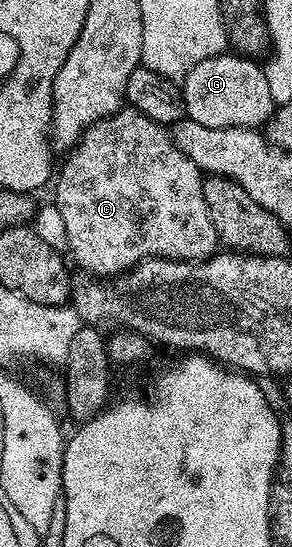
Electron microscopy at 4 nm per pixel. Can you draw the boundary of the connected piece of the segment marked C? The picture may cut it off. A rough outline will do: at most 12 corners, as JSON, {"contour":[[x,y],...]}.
{"contour":[[124,106],[66,153],[53,202],[84,273],[125,272],[145,162],[178,150]]}

